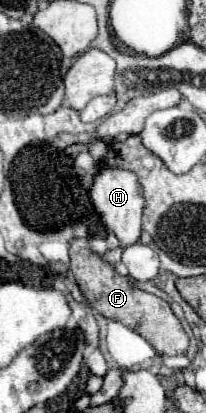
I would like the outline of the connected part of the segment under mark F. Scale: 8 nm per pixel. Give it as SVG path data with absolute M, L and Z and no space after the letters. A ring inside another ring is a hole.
M72 239L70 243L70 271L86 295L88 303L96 307L106 319L116 319L126 327L140 333L146 341L154 345L156 351L166 355L182 355L188 349L188 335L184 333L178 317L172 313L170 305L146 291L140 291L128 277L116 273L116 269L104 261L100 255L92 253L88 239Z

